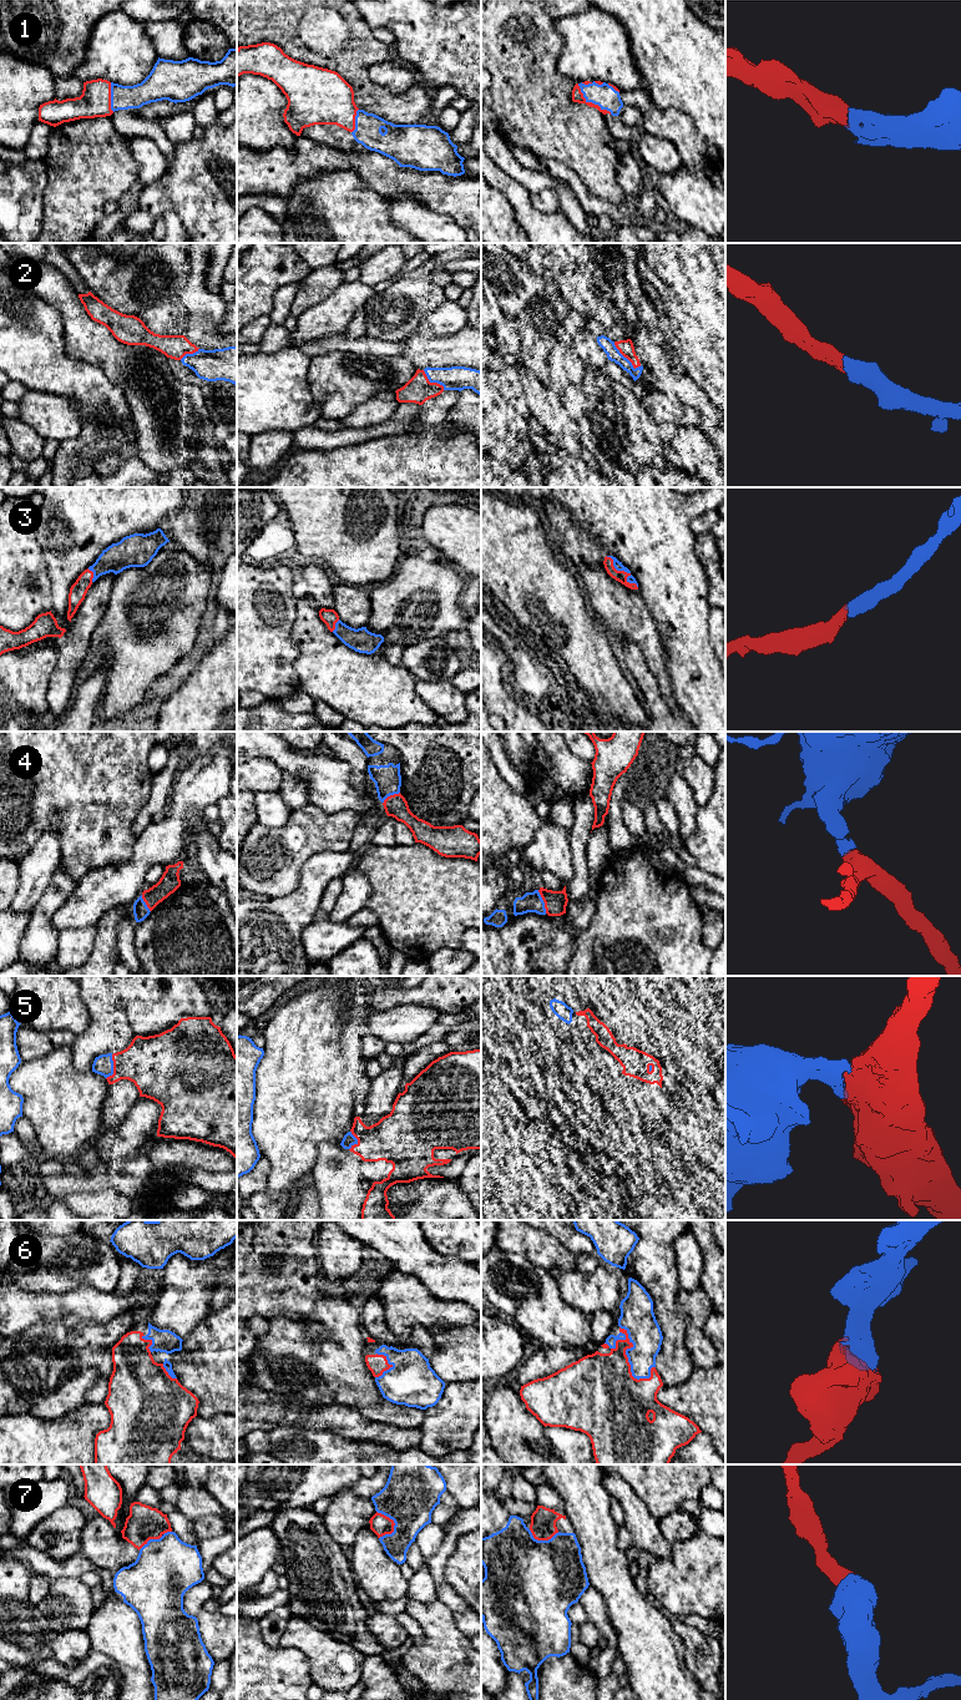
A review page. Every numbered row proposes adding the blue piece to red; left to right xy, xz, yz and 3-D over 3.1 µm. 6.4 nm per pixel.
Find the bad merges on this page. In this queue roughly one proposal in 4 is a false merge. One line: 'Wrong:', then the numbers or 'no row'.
Wrong: no row

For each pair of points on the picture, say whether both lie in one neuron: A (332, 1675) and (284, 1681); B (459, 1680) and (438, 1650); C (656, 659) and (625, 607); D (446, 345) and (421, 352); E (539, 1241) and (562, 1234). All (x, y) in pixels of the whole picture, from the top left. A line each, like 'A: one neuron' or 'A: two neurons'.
A: two neurons
B: one neuron
C: one neuron
D: one neuron
E: two neurons

